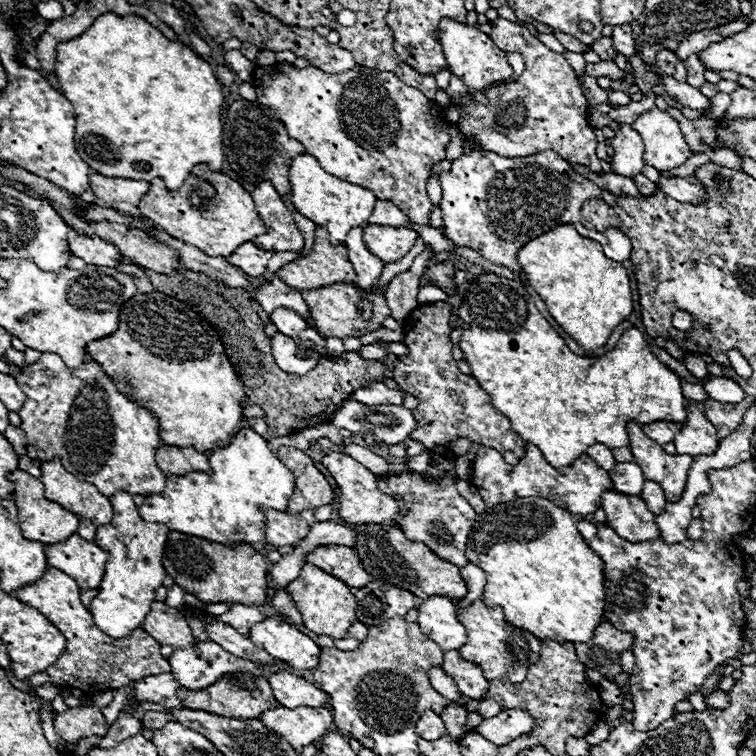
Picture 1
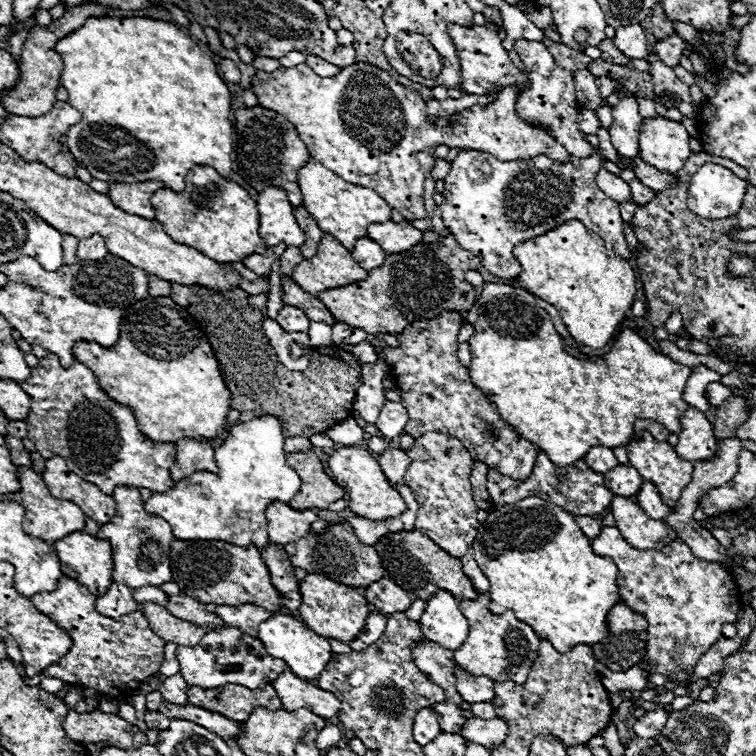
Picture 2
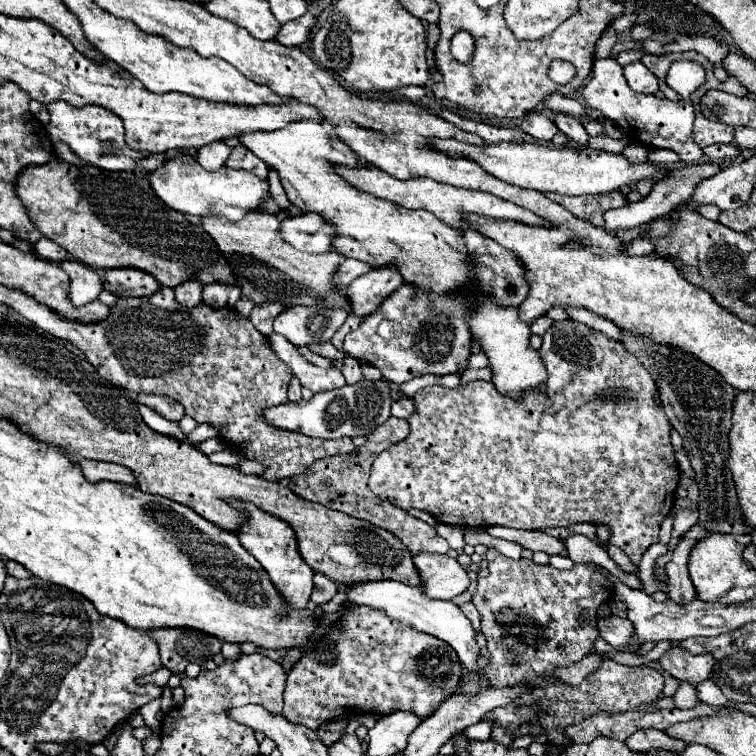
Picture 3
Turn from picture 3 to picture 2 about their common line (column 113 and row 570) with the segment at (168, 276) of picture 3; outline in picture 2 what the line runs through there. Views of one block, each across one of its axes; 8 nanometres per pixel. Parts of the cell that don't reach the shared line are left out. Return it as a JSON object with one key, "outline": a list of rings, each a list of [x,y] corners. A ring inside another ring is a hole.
{"outline":[[[172,540],[170,548],[170,568],[172,582],[180,586],[182,594],[192,596],[202,604],[224,604],[224,606],[240,606],[240,604],[256,604],[268,612],[278,612],[282,598],[280,592],[270,582],[270,572],[258,552],[256,546],[234,546],[220,540]]]}

